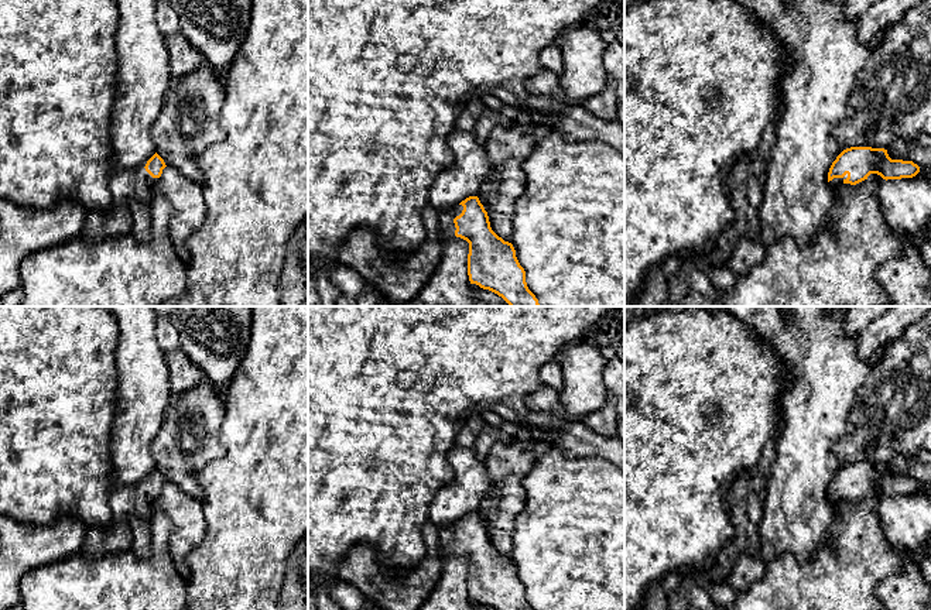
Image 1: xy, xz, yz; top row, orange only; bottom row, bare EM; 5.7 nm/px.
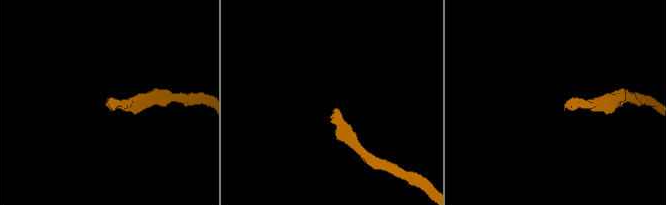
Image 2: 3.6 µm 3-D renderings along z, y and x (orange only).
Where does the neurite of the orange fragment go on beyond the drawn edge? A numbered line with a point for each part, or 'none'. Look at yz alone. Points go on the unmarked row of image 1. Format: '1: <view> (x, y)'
1: yz (835, 500)

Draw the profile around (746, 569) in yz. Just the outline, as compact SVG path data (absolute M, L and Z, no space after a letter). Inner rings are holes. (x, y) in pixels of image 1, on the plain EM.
M747 552L739 555L726 576L726 582L735 590L747 590L752 583L760 580L764 575L766 561L759 555L753 556Z

